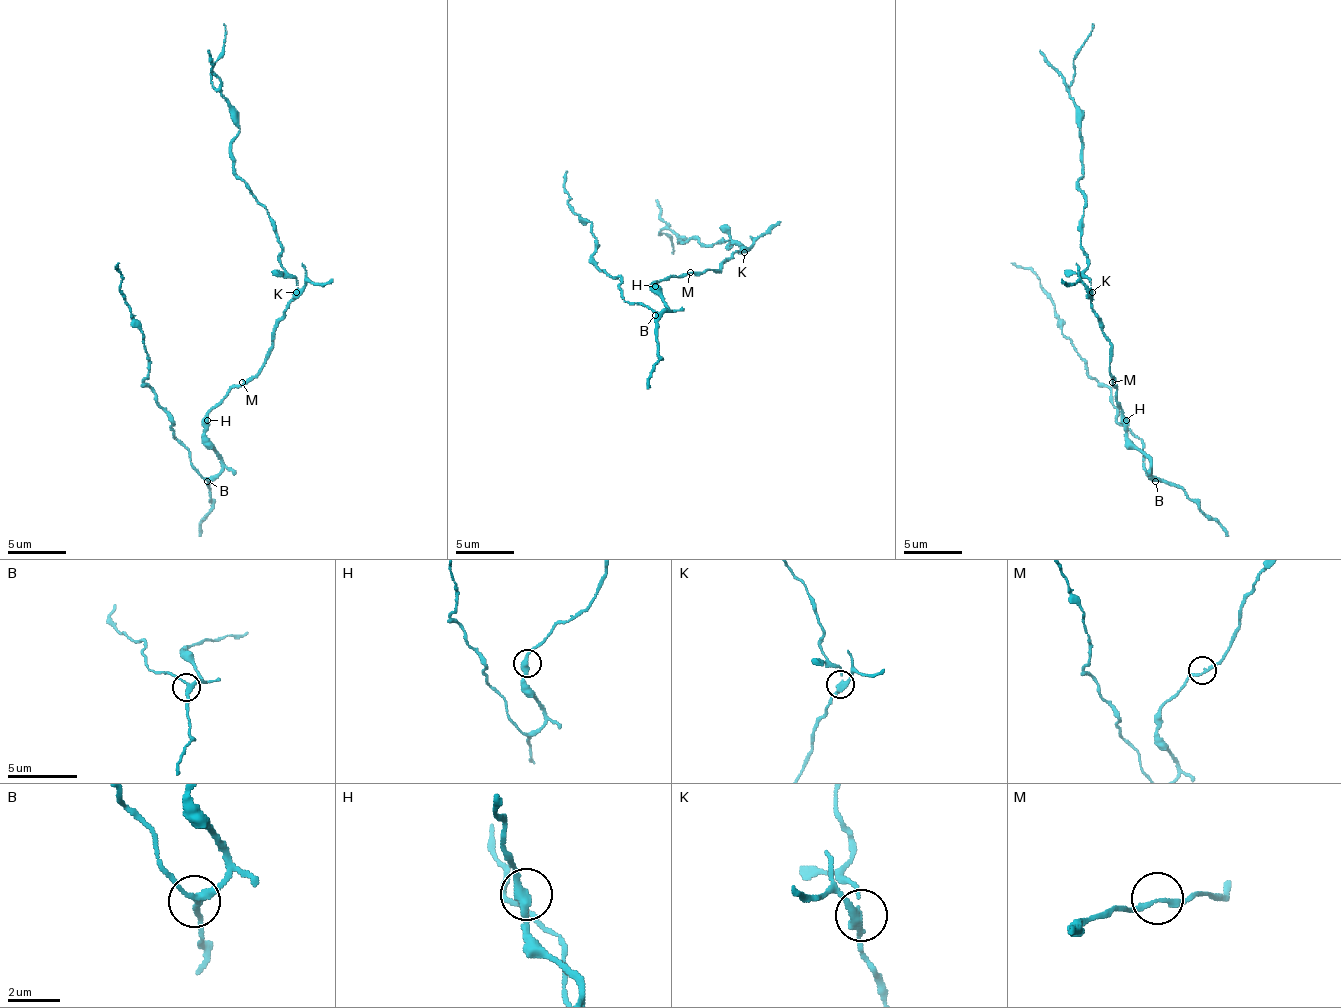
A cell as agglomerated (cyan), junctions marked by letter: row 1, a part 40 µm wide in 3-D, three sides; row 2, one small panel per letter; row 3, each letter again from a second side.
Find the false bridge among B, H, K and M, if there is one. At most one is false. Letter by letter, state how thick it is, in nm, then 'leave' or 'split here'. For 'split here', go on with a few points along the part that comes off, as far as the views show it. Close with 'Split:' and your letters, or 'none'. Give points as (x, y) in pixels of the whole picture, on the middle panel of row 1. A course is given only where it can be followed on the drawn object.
B: calibre 260 nm; leave
H: calibre 360 nm; leave
K: calibre 280 nm; split here; course (745, 251), (724, 240), (678, 243), (687, 240), (664, 228), (658, 234), (672, 243), (672, 254)
M: calibre 200 nm; leave
Split: K

